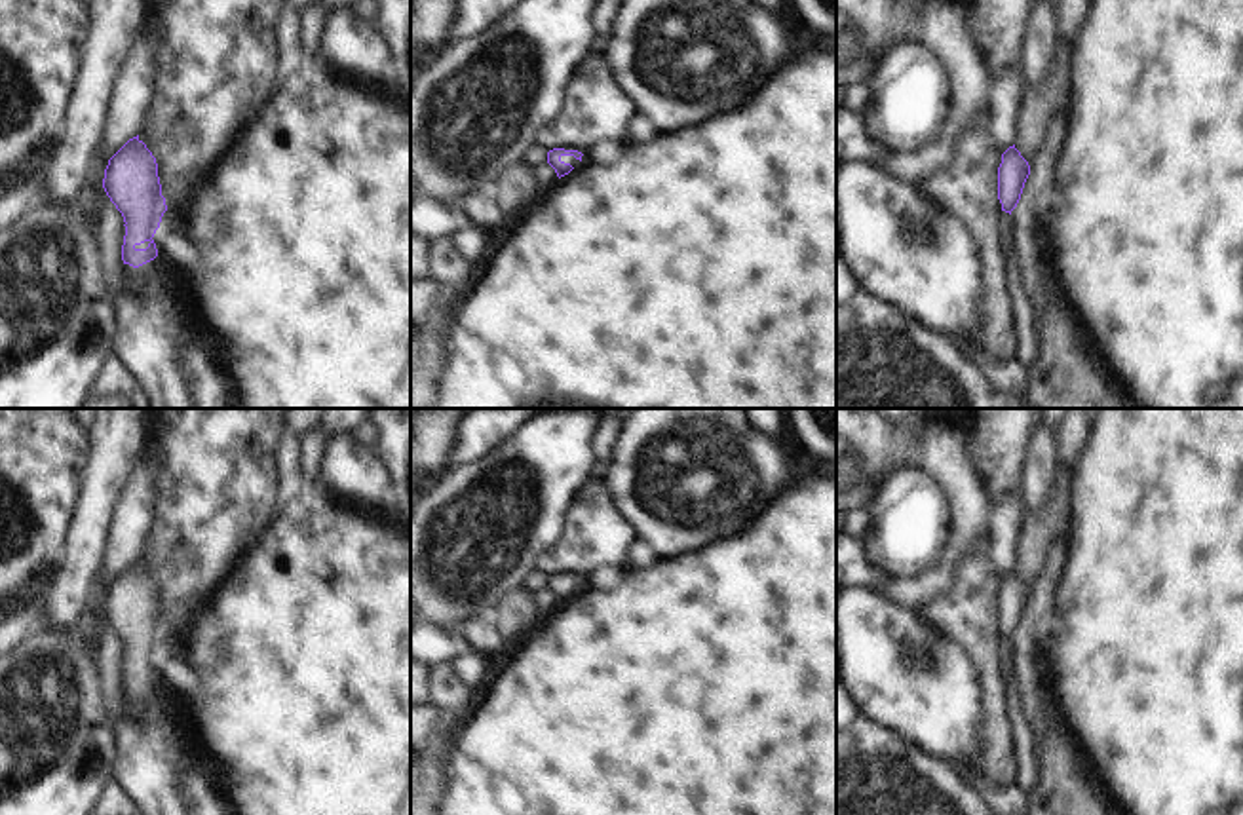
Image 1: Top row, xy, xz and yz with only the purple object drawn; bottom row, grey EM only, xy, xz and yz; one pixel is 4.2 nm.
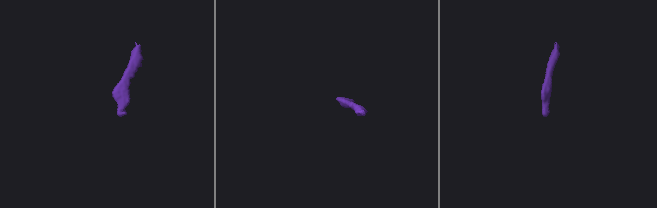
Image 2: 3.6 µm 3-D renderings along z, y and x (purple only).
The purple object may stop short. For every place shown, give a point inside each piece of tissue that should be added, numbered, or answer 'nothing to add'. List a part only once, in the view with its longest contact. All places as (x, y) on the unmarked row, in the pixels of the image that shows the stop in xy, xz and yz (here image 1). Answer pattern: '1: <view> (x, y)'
1: xy (143, 700)

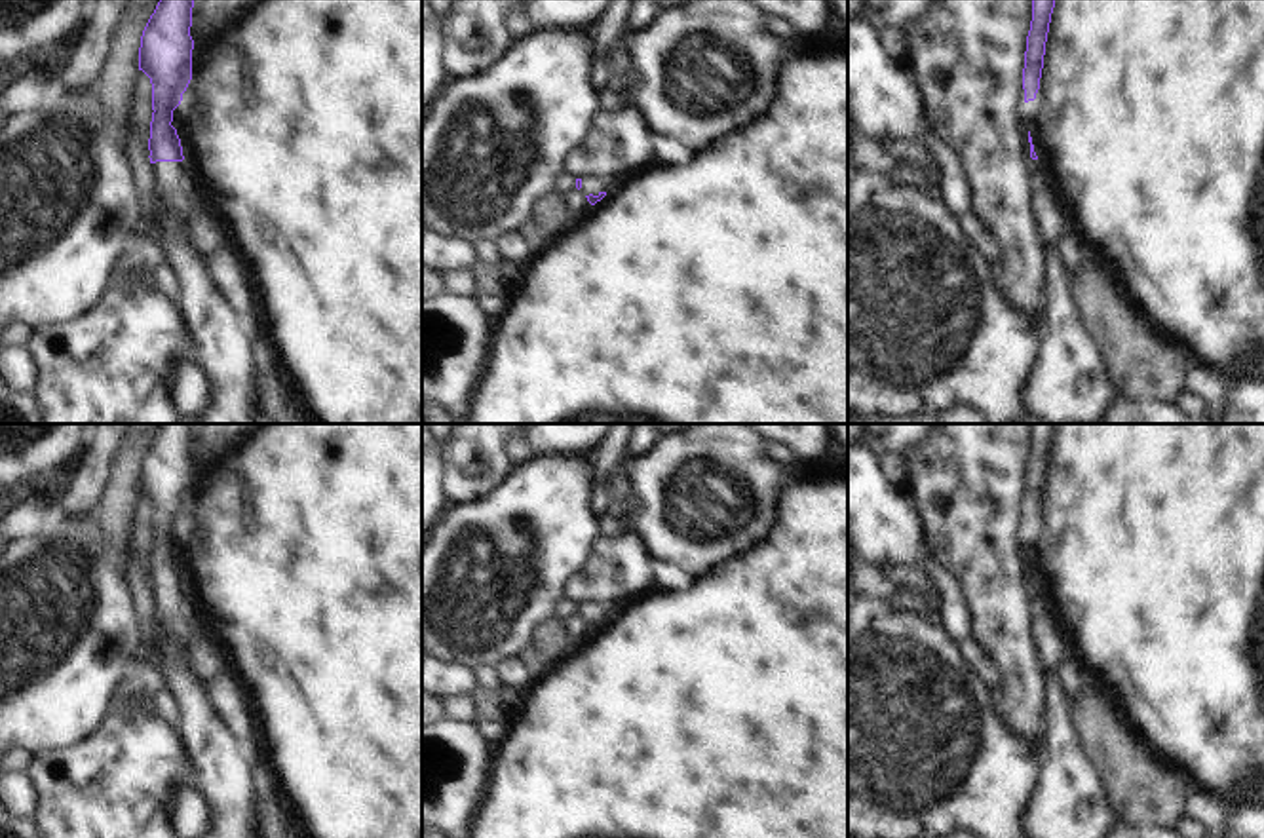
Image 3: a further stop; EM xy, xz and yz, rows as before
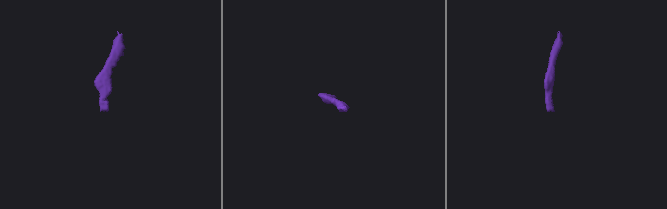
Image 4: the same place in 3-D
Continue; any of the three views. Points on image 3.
1: xy (208, 662)

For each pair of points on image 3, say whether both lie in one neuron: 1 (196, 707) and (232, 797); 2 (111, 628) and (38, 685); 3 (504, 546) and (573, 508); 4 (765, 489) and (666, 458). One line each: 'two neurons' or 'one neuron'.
1: one neuron
2: one neuron
3: one neuron
4: one neuron

